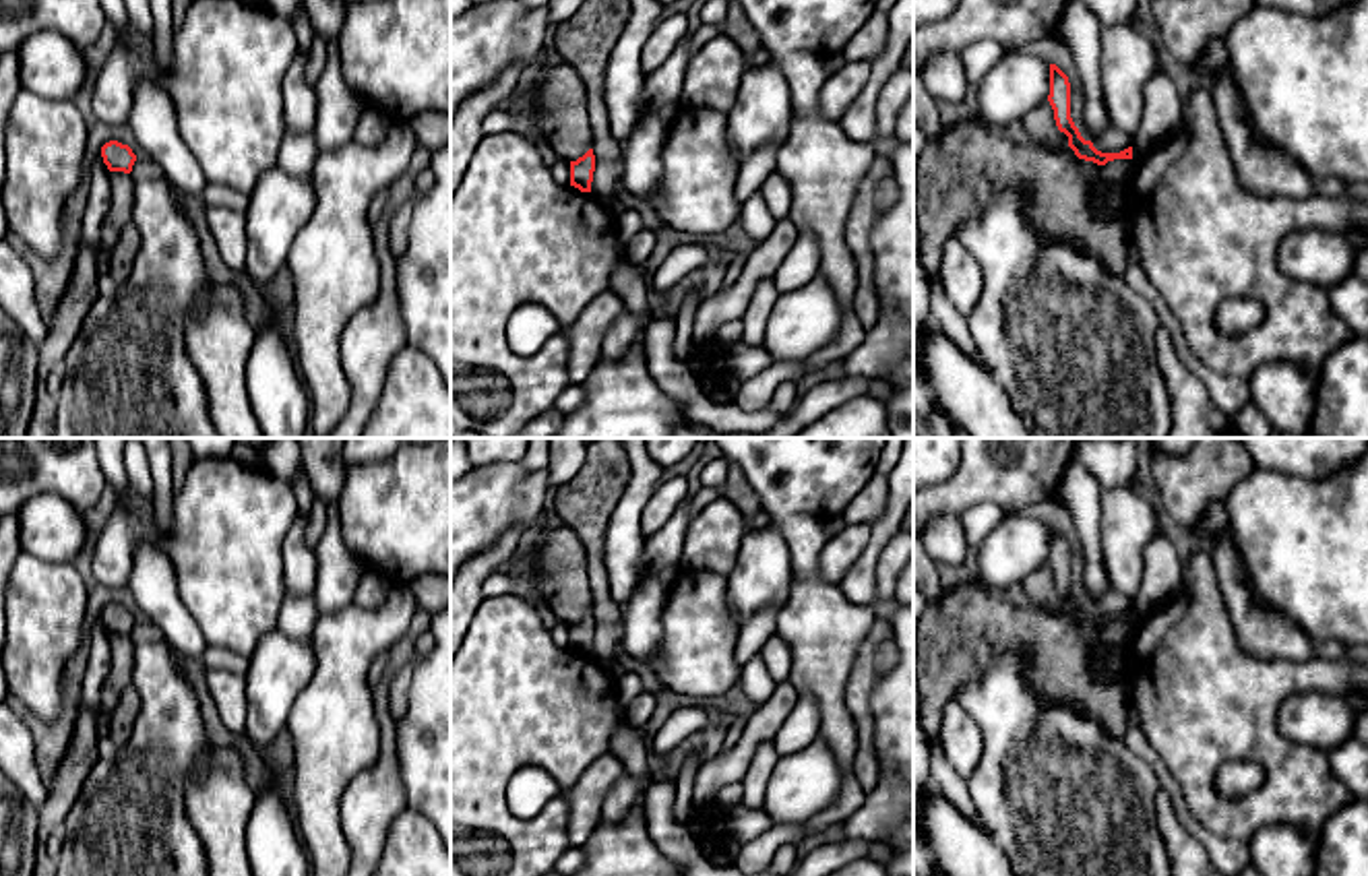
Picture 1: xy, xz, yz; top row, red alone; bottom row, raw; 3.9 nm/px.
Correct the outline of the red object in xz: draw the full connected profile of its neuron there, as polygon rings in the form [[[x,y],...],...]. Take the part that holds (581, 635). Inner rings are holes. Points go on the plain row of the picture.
[[[589,612],[583,620],[570,624],[570,649],[579,651],[581,655],[591,655],[593,634],[595,618],[593,612]]]

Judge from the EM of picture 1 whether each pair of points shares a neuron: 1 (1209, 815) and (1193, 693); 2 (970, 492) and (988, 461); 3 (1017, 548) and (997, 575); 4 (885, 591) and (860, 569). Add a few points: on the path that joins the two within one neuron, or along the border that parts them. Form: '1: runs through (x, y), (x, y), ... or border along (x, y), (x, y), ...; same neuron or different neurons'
1: runs through (1197, 784), (1195, 724); same neuron
2: runs through (974, 484), (988, 470); same neuron
3: runs through (1011, 554), (997, 569); same neuron
4: border along (891, 538), (879, 556), (877, 600), (871, 606); different neurons

